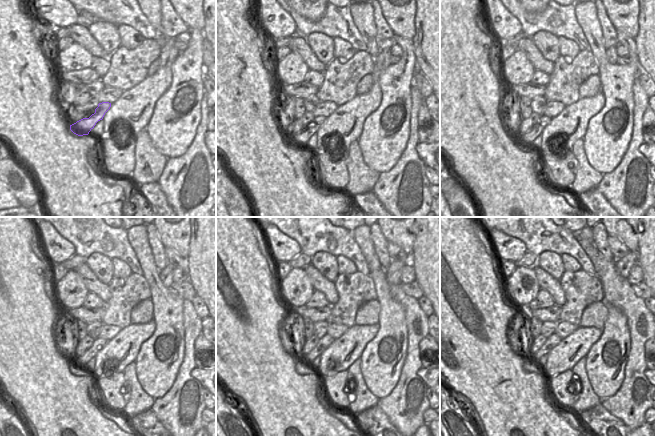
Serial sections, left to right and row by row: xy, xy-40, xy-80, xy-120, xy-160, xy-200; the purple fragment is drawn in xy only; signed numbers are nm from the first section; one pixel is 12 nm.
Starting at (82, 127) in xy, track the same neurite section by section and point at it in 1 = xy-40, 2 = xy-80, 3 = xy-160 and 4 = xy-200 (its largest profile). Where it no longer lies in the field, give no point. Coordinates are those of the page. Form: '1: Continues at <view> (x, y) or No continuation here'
1: Continues at xy-40 (315, 124)
2: Continues at xy-80 (526, 138)
3: Continues at xy-160 (324, 342)
4: Continues at xy-200 (553, 340).

